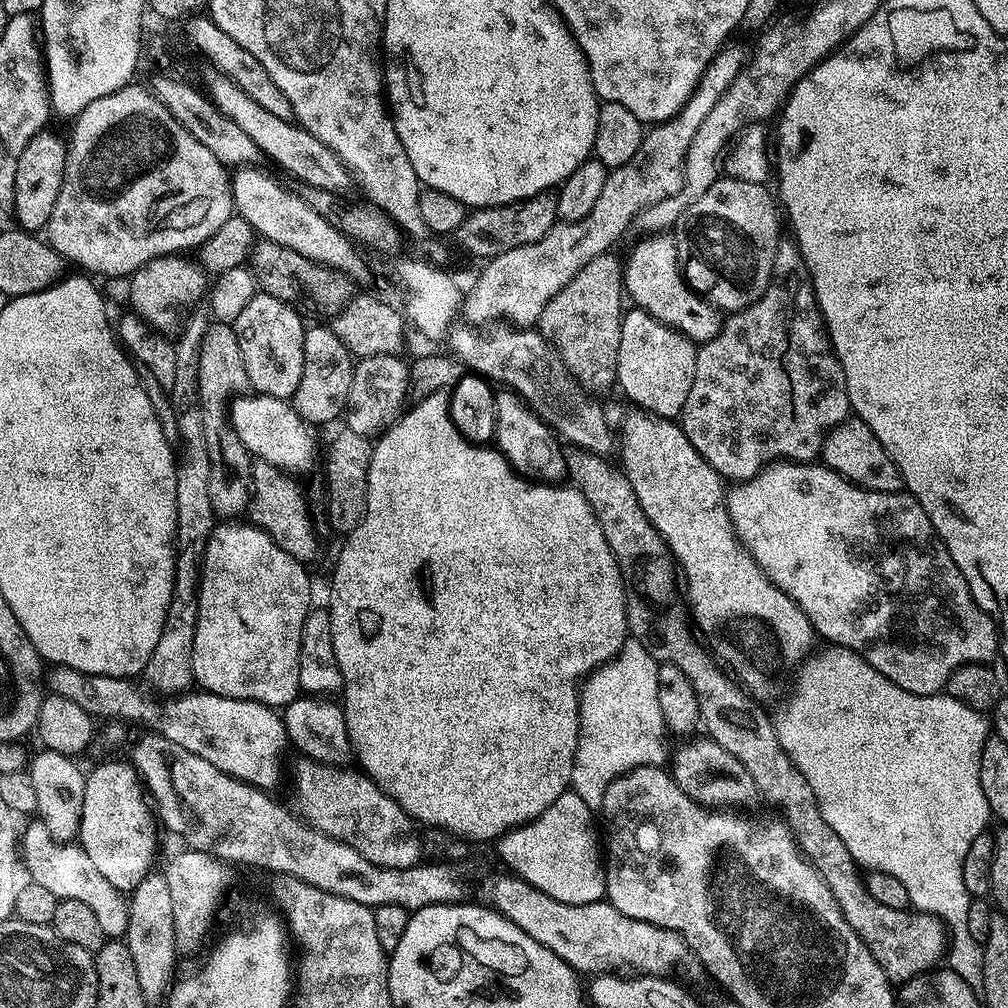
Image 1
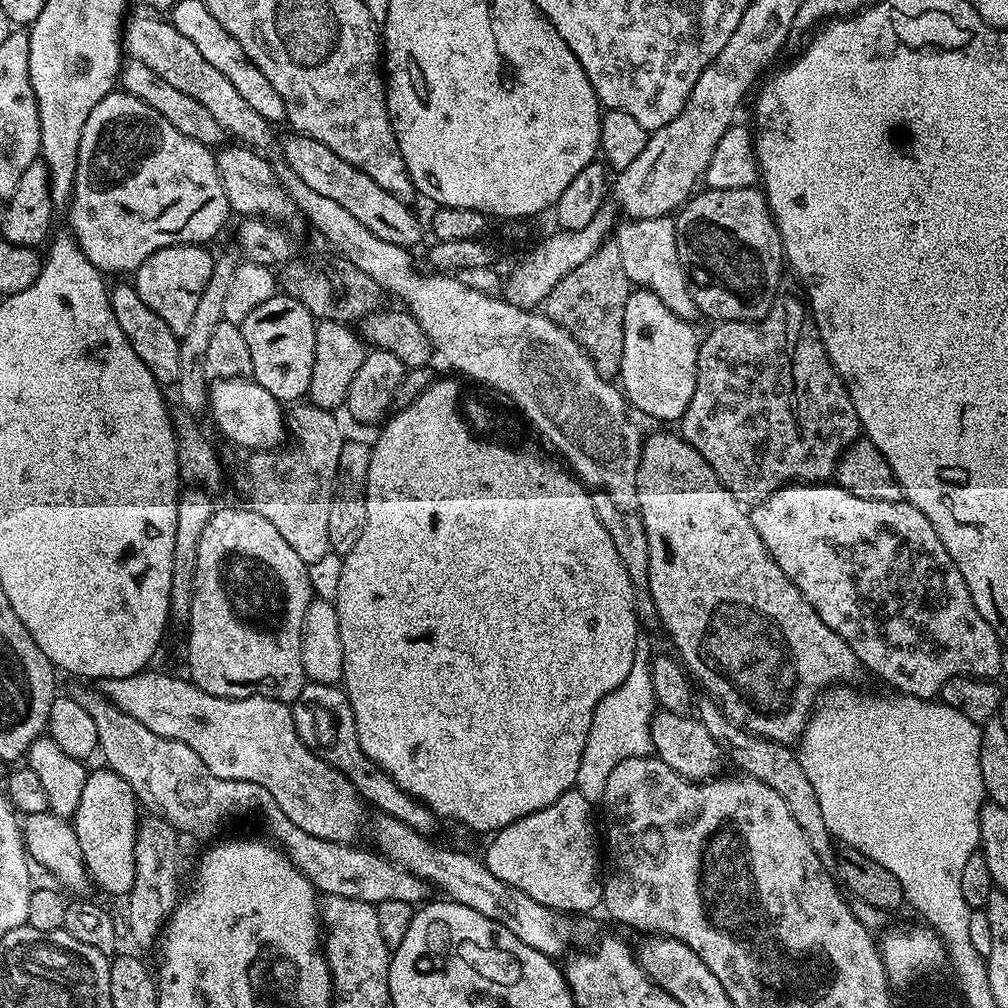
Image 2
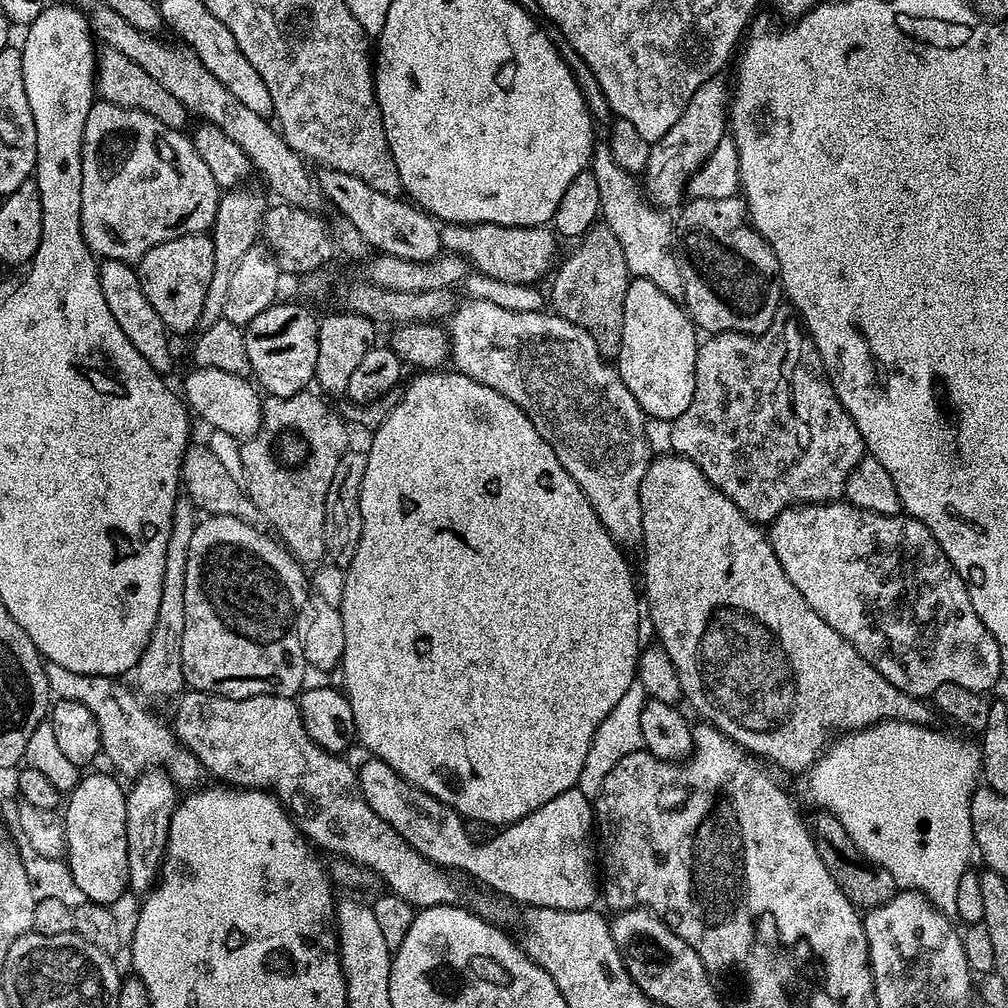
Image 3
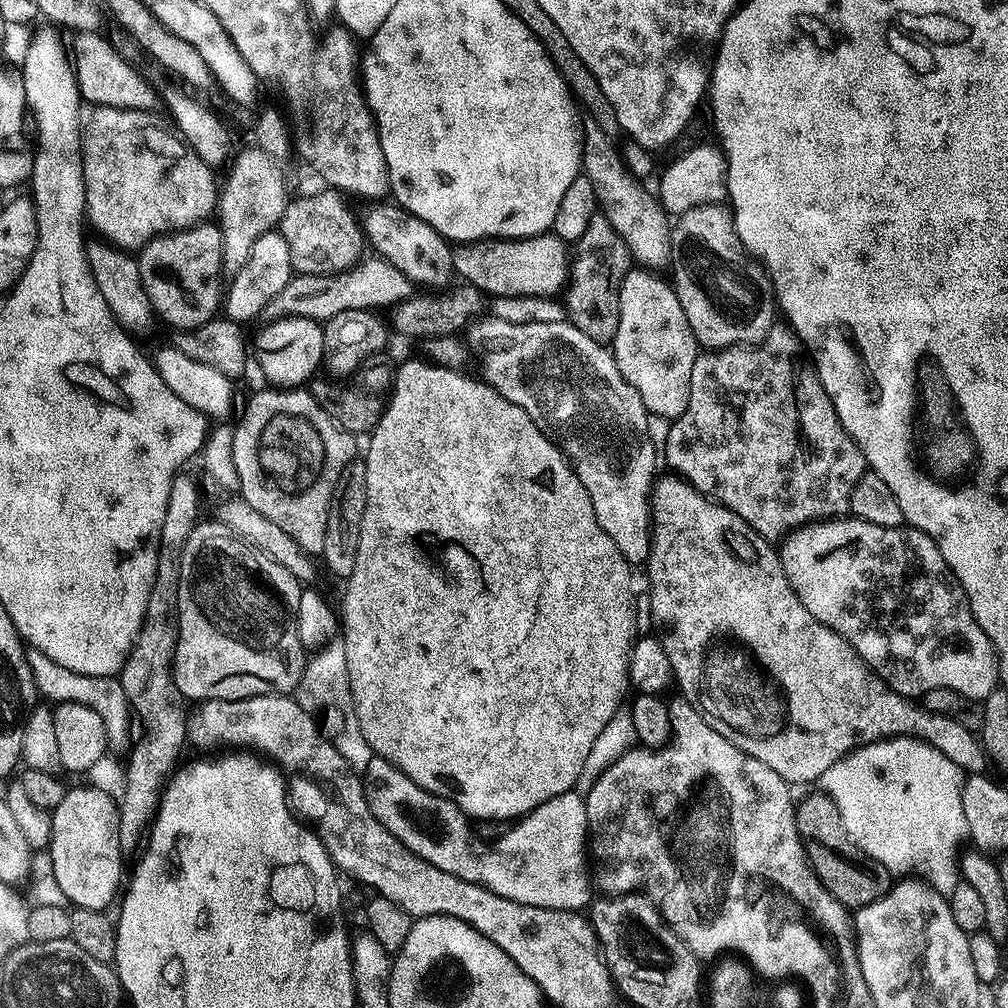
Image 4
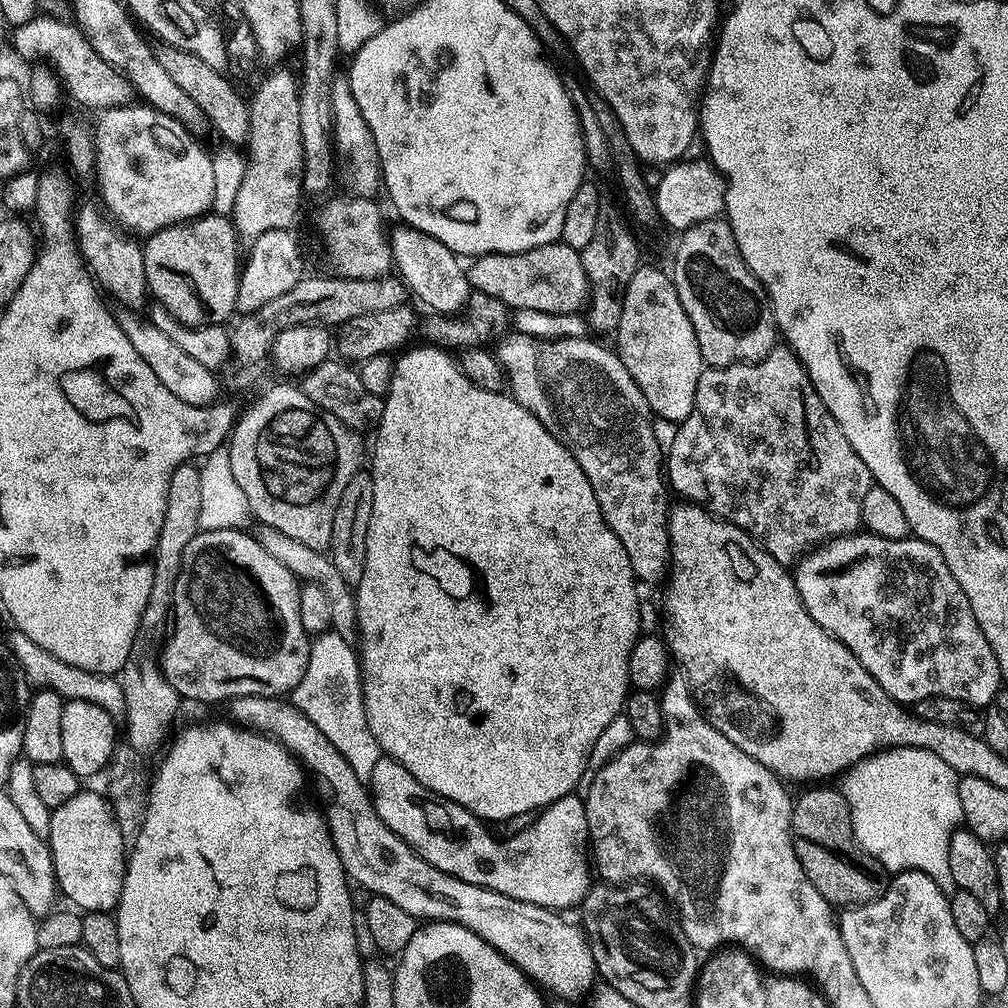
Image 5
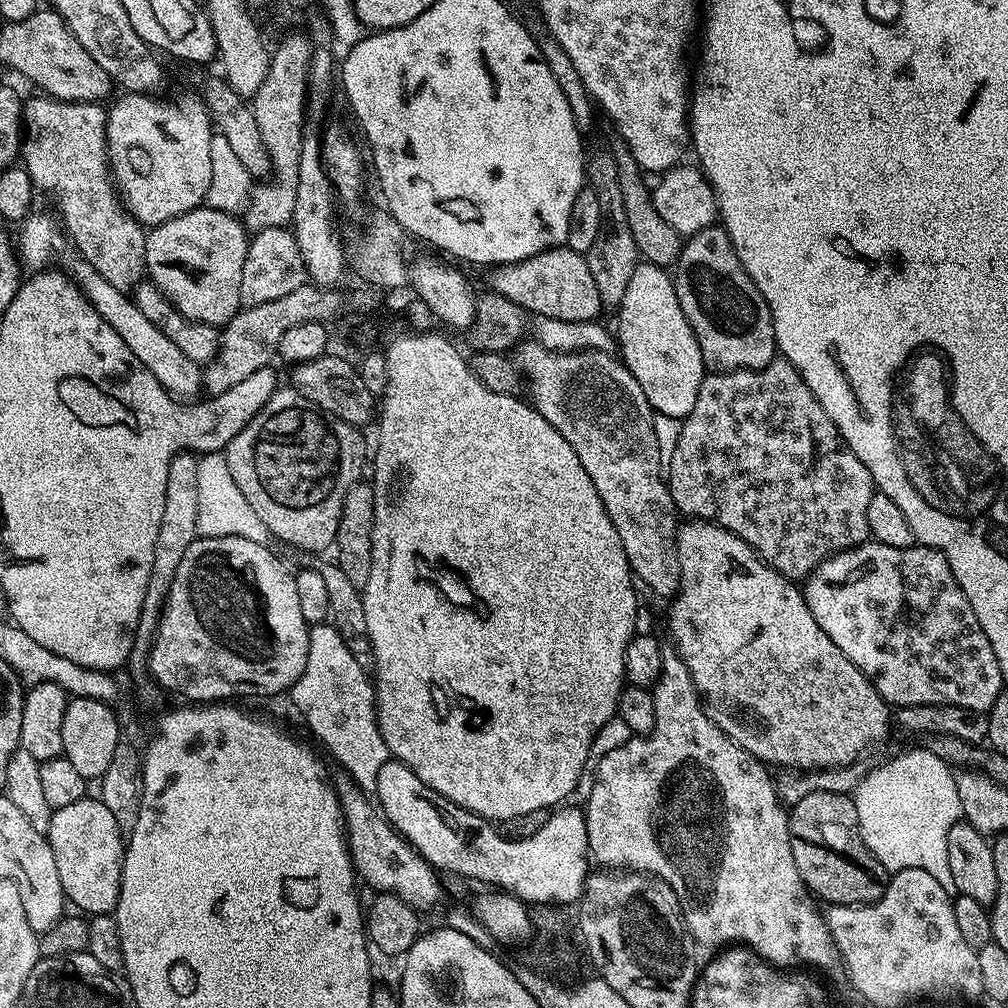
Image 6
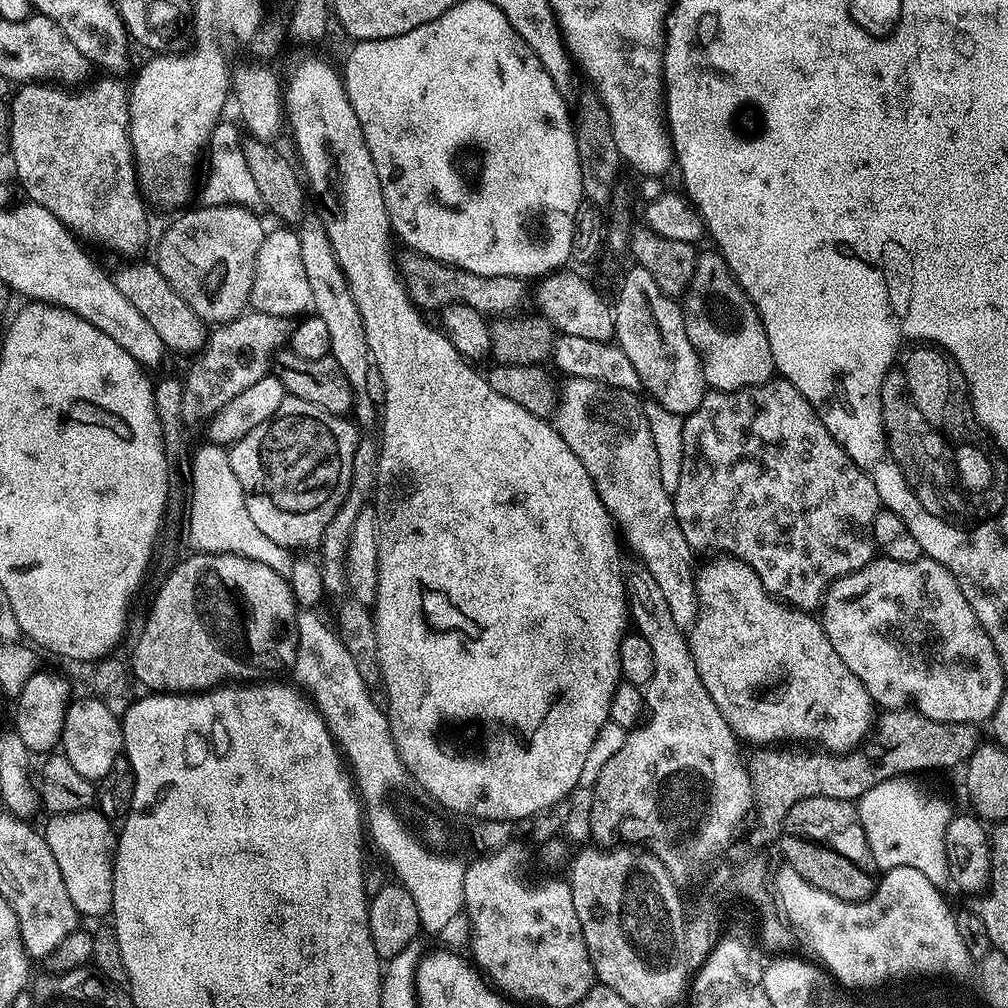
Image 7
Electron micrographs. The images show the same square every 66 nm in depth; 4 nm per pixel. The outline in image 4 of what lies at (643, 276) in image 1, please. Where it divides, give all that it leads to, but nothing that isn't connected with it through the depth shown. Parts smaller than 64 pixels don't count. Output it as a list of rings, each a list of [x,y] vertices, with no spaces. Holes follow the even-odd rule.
[[[585,119],[583,125],[584,145],[580,159],[582,174],[590,178],[590,186],[594,186],[599,211],[608,219],[610,226],[618,230],[618,234],[626,242],[628,255],[639,267],[645,270],[667,269],[672,263],[674,251],[669,213],[665,212],[653,193],[651,196],[643,188],[645,185],[642,180],[627,168],[617,141],[608,136],[606,130],[598,126],[598,122]]]

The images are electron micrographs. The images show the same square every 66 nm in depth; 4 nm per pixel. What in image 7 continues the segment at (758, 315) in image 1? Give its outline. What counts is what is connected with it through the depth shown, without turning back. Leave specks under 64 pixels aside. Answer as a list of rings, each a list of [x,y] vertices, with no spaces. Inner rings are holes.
[[[773,378],[767,380],[765,384],[755,384],[750,389],[737,392],[705,391],[702,402],[695,410],[688,413],[684,422],[682,472],[678,474],[678,490],[674,494],[674,503],[678,526],[693,550],[716,548],[712,550],[721,550],[728,554],[735,553],[739,559],[745,560],[755,570],[772,596],[791,604],[794,608],[819,609],[824,593],[827,592],[828,585],[832,581],[868,564],[878,552],[872,531],[874,518],[880,512],[882,505],[874,482],[864,469],[856,465],[854,458],[846,454],[846,450],[833,438],[830,430],[826,430],[822,418],[811,402],[789,380],[783,378]]]

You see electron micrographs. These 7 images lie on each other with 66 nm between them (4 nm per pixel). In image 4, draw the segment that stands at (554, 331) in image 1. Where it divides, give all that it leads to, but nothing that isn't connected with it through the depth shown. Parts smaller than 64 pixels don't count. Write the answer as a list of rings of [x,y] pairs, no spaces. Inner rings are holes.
[[[597,214],[594,218],[590,218],[590,226],[586,226],[586,230],[582,233],[582,238],[575,241],[574,255],[570,260],[568,282],[563,296],[565,295],[564,304],[568,307],[567,319],[578,330],[582,330],[582,334],[594,338],[594,342],[608,346],[611,345],[613,338],[615,338],[618,330],[620,287],[624,281],[624,275],[629,272],[633,264],[632,257],[628,255],[626,242],[620,237],[618,230],[614,230],[614,226],[610,226],[608,219],[603,214]]]

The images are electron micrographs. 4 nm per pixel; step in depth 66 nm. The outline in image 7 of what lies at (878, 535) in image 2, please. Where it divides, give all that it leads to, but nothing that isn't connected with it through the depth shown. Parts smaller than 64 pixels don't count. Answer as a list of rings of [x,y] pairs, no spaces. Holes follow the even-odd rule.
[[[873,558],[855,572],[848,572],[828,585],[822,601],[823,612],[824,633],[830,638],[830,646],[834,646],[838,658],[842,658],[842,662],[846,662],[846,666],[850,666],[850,670],[858,678],[858,682],[862,682],[862,686],[866,686],[866,694],[870,694],[873,705],[880,707],[881,704],[881,709],[884,710],[910,707],[926,714],[926,718],[934,718],[938,721],[966,722],[977,726],[983,725],[983,720],[984,723],[991,721],[994,710],[998,706],[998,698],[1002,698],[1002,694],[1006,691],[1006,684],[1004,684],[1006,673],[1002,670],[998,650],[994,650],[994,642],[990,642],[990,634],[986,634],[986,630],[978,622],[970,602],[966,602],[966,594],[962,594],[962,586],[956,581],[954,574],[950,574],[950,570],[946,570],[946,566],[942,566],[937,560],[921,558],[914,562],[900,562],[887,558]]]

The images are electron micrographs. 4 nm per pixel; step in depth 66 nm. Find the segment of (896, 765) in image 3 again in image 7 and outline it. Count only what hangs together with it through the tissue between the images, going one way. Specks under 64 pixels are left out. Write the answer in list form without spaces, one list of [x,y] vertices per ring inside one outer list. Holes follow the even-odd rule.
[[[897,778],[871,788],[858,801],[860,821],[868,834],[868,845],[877,869],[914,866],[914,870],[922,870],[936,888],[944,890],[952,884],[944,839],[954,809],[940,796],[919,792],[910,781],[908,778]]]

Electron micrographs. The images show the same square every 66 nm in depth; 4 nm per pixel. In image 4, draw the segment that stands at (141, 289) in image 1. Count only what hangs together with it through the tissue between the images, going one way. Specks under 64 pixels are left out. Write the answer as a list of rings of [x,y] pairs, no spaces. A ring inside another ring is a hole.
[[[205,222],[194,228],[183,228],[180,232],[168,232],[165,236],[156,236],[139,249],[138,259],[142,286],[152,303],[153,313],[160,316],[175,330],[191,330],[202,326],[217,315],[222,304],[222,234],[215,223]]]

